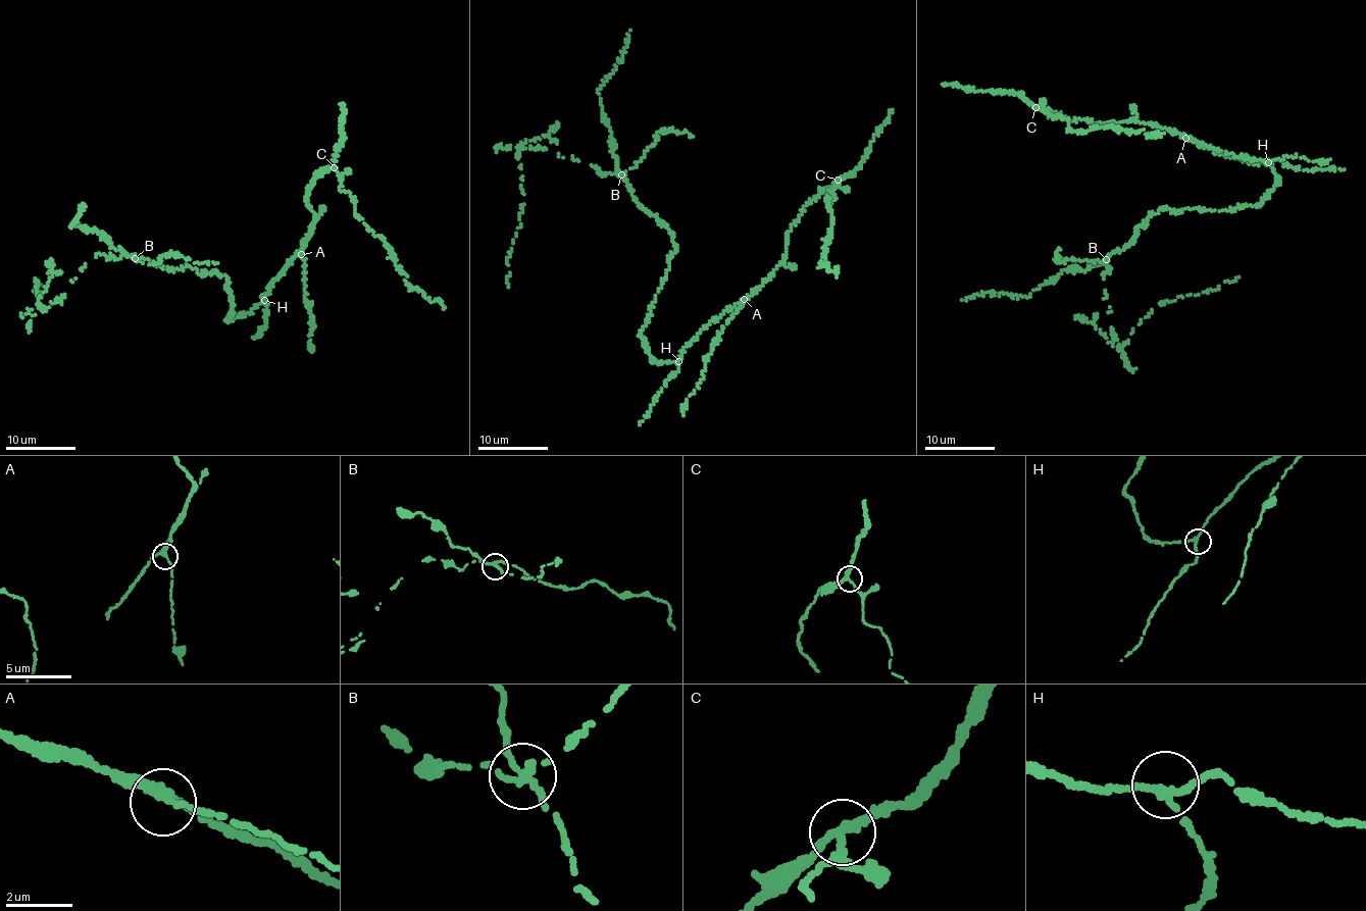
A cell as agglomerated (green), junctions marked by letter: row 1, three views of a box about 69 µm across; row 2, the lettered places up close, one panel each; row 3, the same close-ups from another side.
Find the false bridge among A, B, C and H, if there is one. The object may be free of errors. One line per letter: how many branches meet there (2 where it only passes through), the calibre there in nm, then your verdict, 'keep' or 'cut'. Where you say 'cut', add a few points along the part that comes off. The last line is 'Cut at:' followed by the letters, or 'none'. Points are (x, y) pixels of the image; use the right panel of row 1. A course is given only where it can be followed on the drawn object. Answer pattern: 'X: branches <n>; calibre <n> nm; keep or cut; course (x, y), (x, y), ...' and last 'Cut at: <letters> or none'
A: branches 3; calibre 260 nm; keep
B: branches 3; calibre 240 nm; cut
C: branches 3; calibre 280 nm; keep
H: branches 3; calibre 220 nm; keep
Cut at: B

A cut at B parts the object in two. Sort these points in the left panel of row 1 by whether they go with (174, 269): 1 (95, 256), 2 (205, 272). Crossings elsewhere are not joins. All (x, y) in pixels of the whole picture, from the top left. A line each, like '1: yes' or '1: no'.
1: no
2: yes

